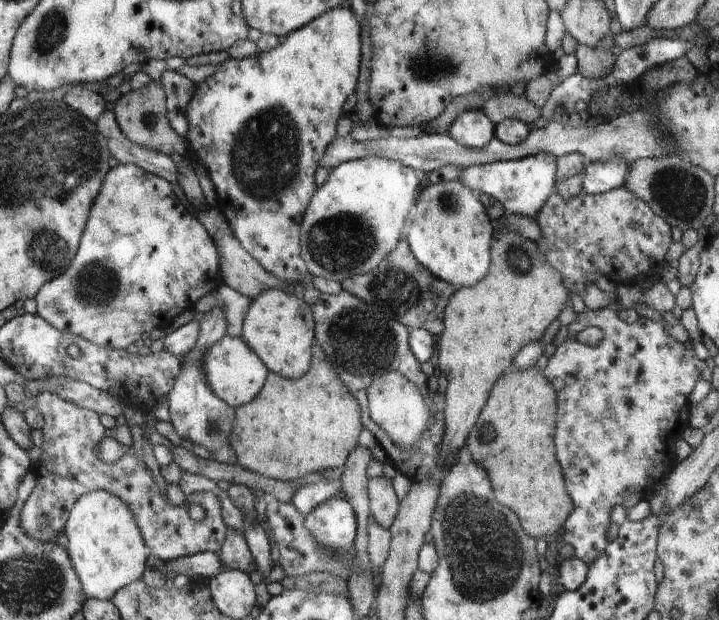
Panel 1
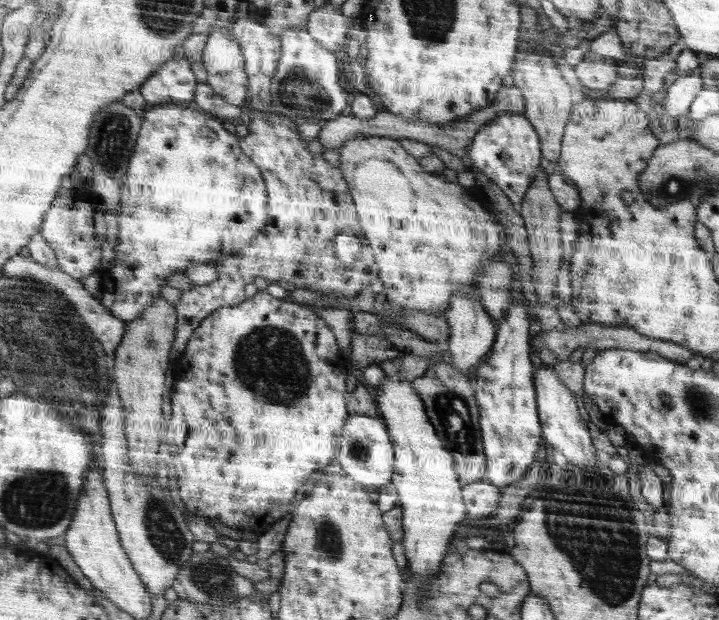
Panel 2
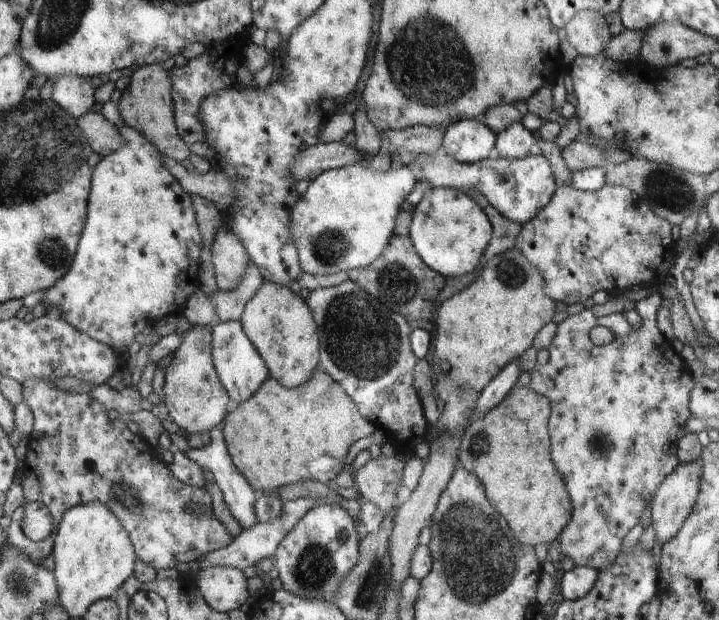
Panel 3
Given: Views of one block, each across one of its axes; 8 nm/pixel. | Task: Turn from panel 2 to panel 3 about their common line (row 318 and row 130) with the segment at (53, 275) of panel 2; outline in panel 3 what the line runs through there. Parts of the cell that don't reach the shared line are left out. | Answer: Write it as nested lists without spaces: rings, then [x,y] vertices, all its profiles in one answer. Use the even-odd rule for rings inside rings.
[[[90,111],[79,120],[79,126],[89,136],[90,148],[102,157],[124,148],[129,142],[116,123],[102,113]]]

